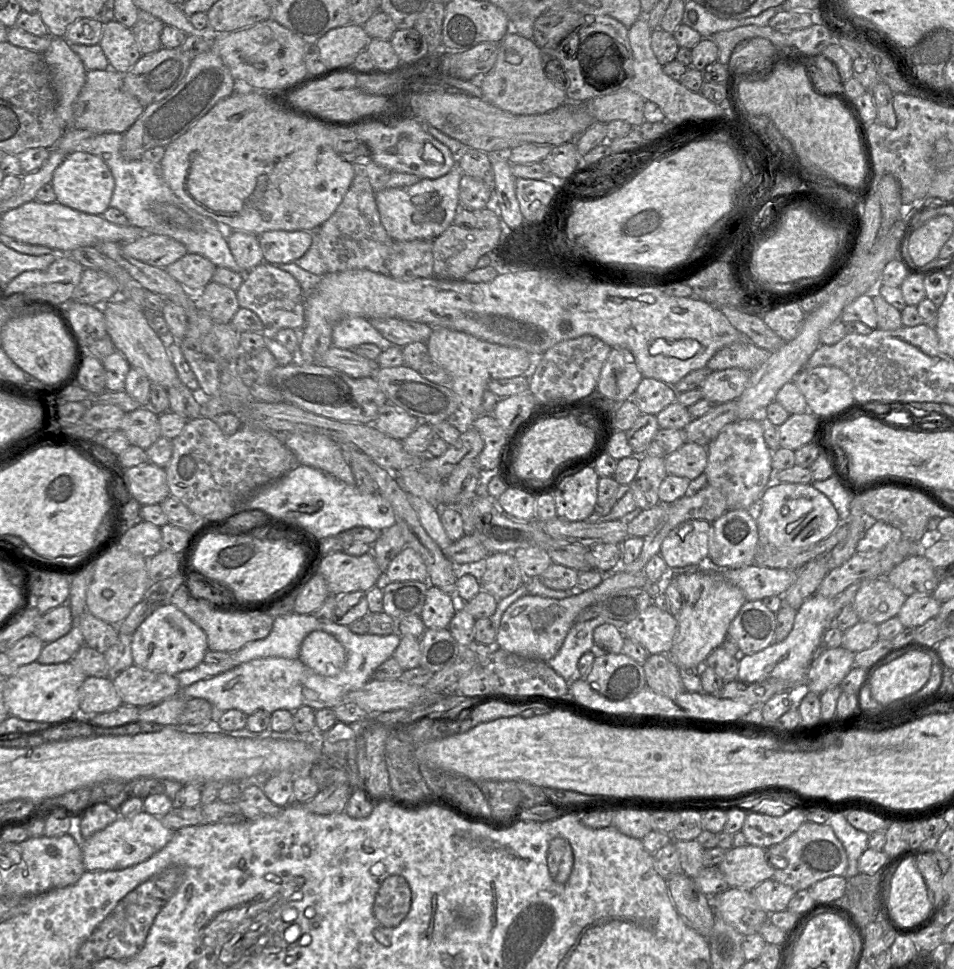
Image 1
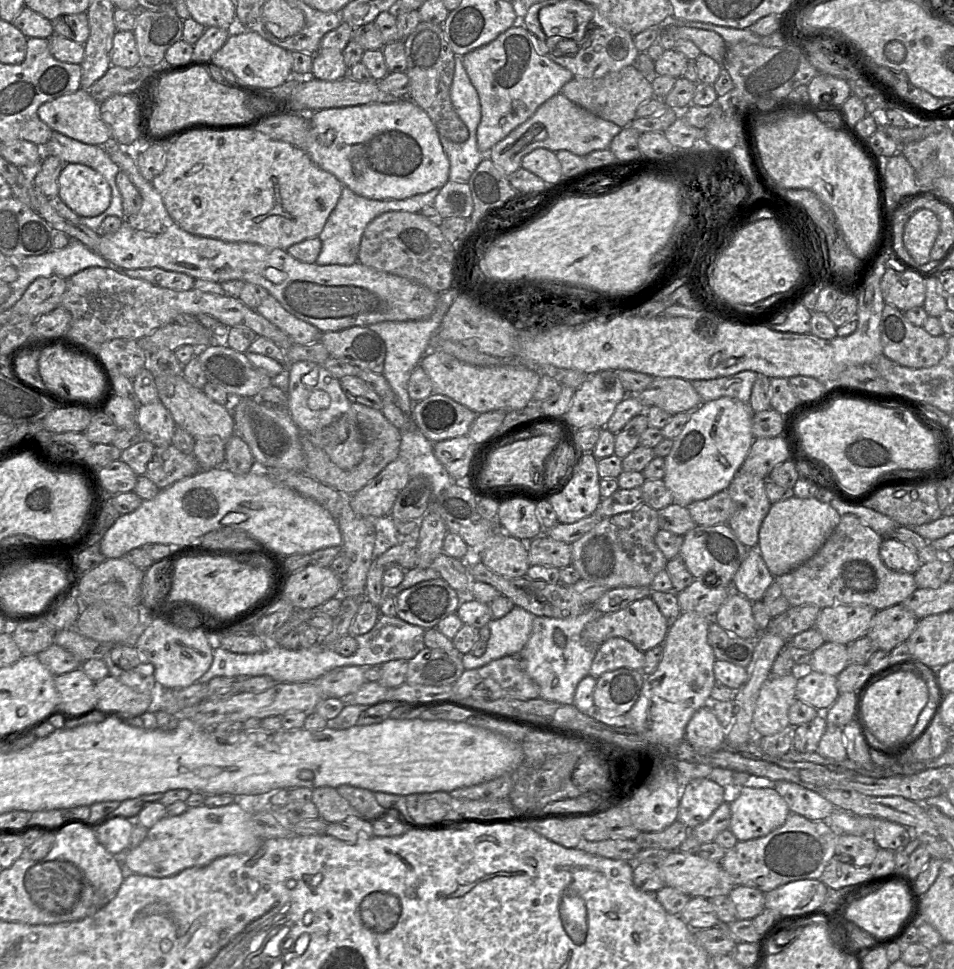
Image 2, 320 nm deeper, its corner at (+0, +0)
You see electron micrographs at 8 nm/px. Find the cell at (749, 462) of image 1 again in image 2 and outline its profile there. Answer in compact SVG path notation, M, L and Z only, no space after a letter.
M740 468L727 488L735 503L735 512L727 524L747 548L757 548L761 523L772 504L765 492L766 482L767 478Z

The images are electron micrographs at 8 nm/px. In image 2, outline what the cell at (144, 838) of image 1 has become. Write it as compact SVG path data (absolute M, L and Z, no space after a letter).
M237 803L218 807L188 808L178 816L165 816L148 829L146 839L139 846L128 849L124 853L123 868L128 873L166 878L175 876L187 869L206 866L224 856L248 853L252 849L258 848L263 841L251 831L251 816L252 814L245 811Z

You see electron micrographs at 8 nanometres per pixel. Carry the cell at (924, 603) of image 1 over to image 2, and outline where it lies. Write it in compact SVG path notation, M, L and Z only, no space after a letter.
M902 604L878 610L870 621L867 635L878 647L878 650L891 652L897 645L906 642L915 630L919 619Z

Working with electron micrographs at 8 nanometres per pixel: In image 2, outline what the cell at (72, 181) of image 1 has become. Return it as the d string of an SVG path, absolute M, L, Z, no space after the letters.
M66 163L58 178L59 197L80 217L95 217L111 203L112 191L97 171L80 163Z

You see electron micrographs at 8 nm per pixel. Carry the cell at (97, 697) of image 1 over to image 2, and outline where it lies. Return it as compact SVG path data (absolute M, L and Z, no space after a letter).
M80 668L55 676L57 707L55 711L72 717L97 707L96 682Z

